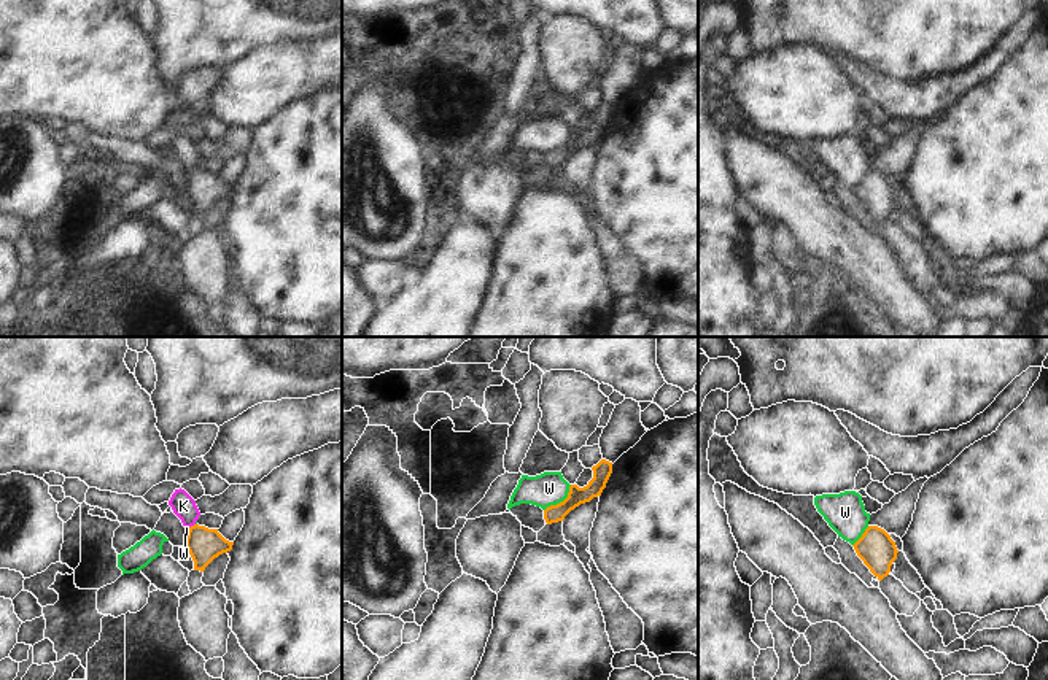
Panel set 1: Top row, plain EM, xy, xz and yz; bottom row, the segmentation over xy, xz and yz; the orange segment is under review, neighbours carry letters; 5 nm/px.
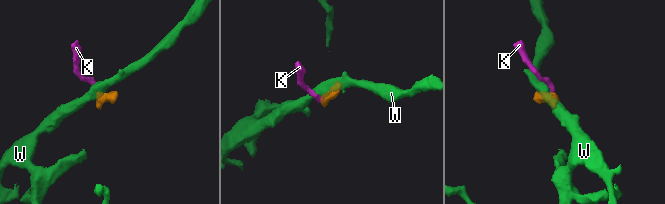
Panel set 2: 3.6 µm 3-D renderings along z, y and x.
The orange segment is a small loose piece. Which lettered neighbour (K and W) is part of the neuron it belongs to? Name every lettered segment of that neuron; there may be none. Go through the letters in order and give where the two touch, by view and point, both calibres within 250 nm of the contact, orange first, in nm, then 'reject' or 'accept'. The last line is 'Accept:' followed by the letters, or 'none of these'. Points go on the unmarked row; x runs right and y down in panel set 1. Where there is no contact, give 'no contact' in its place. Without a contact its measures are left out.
K: xy (191, 170) | 170/120 nm | accept
W: xz (560, 146) | 90/170 nm | reject
Accept: K

